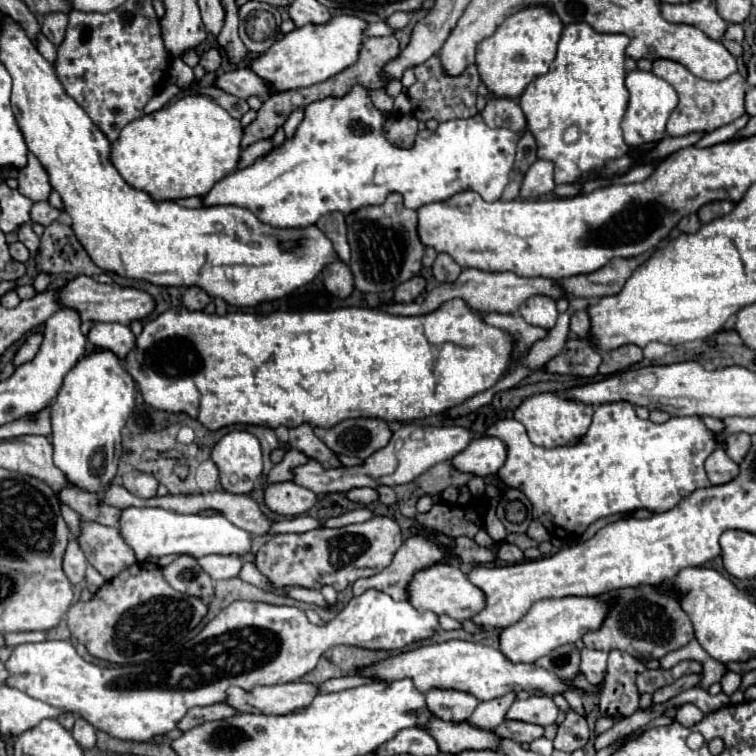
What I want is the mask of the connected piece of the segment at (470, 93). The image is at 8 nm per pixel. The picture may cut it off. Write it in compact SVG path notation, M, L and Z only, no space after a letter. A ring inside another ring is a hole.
M433 55L423 65L417 65L413 71L415 71L417 83L413 87L409 87L407 93L409 93L411 105L413 105L413 115L419 121L437 119L439 123L443 123L443 121L451 121L451 119L459 119L459 117L473 117L477 113L475 99L477 99L477 87L481 83L481 79L479 79L475 65L467 67L467 71L457 77L449 77L443 73L439 57Z

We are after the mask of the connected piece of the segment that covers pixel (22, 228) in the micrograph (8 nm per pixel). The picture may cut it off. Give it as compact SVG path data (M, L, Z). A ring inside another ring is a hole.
M23 223L23 225L19 225L17 235L19 235L19 241L21 241L25 247L29 247L31 253L35 253L35 251L39 249L39 237L33 233L31 223Z

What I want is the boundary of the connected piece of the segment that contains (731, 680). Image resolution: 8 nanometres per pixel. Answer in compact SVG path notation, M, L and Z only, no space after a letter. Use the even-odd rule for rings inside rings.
M729 671L729 673L721 679L721 689L723 689L725 695L731 695L731 693L735 693L735 691L739 689L739 683L741 683L741 675Z

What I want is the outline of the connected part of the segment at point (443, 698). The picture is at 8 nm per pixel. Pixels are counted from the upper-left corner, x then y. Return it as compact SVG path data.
M429 689L427 703L435 717L443 721L465 721L477 707L477 697L457 689Z

